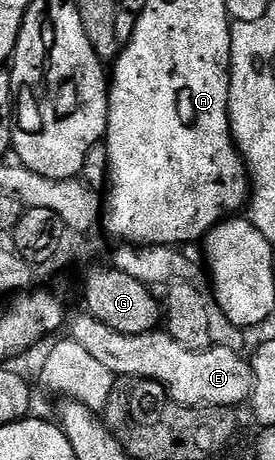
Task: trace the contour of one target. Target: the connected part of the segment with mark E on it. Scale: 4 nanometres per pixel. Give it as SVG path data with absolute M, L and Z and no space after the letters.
M81 314L70 324L69 339L76 341L101 365L114 373L115 377L131 376L132 378L144 378L155 380L157 384L163 384L166 393L177 404L183 404L189 408L232 408L237 409L238 404L245 405L249 401L251 392L254 391L254 370L249 359L245 355L233 352L227 348L211 346L209 348L185 348L176 338L172 338L165 330L155 330L148 334L120 334L112 330L104 322L89 314Z

